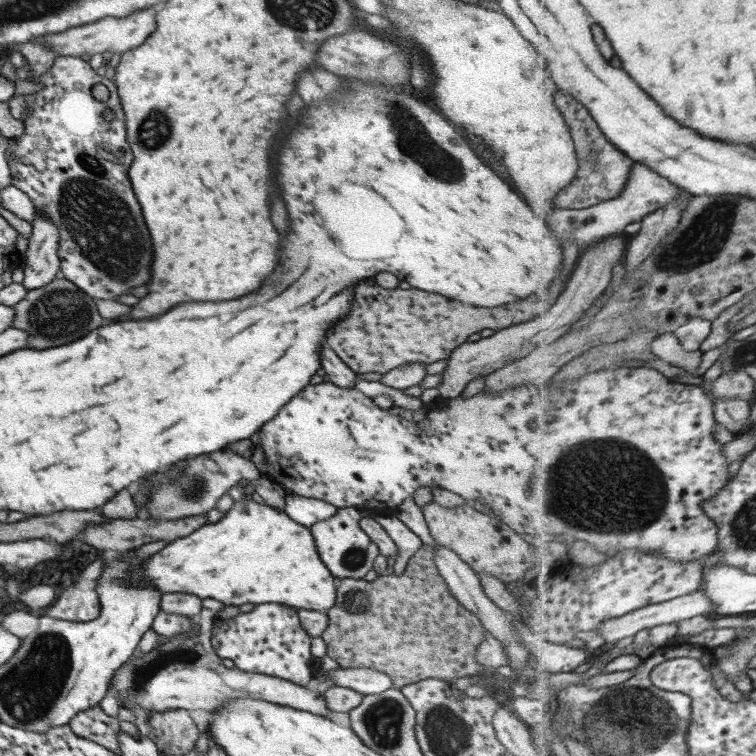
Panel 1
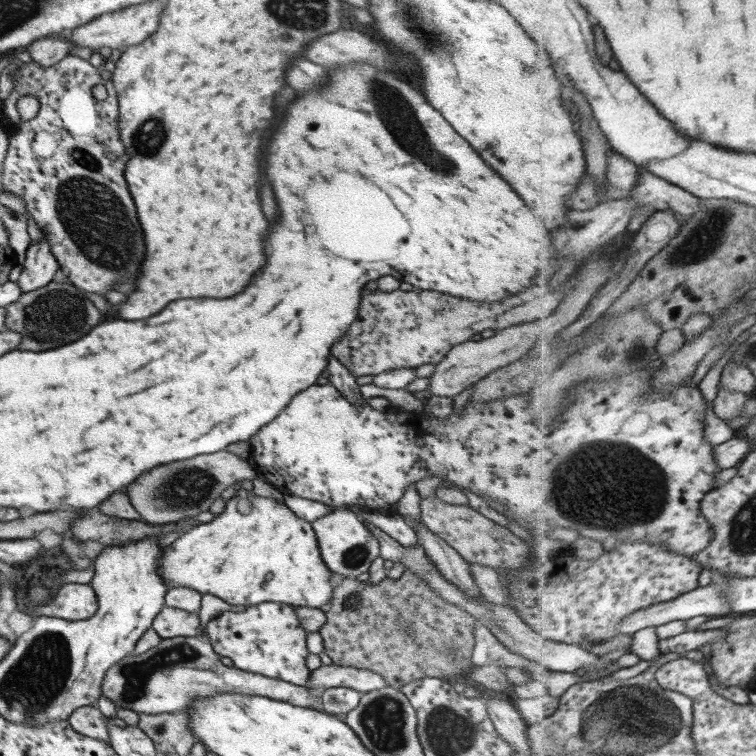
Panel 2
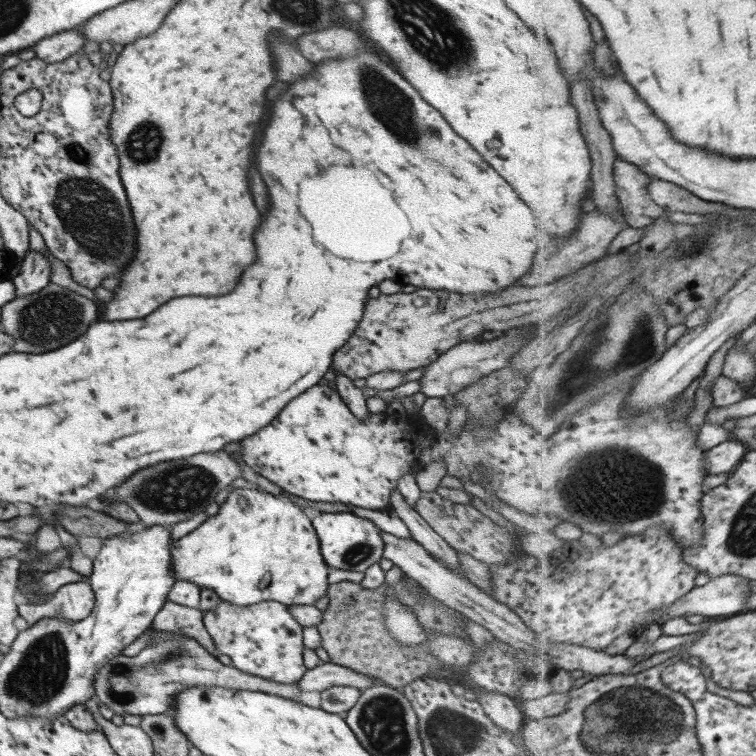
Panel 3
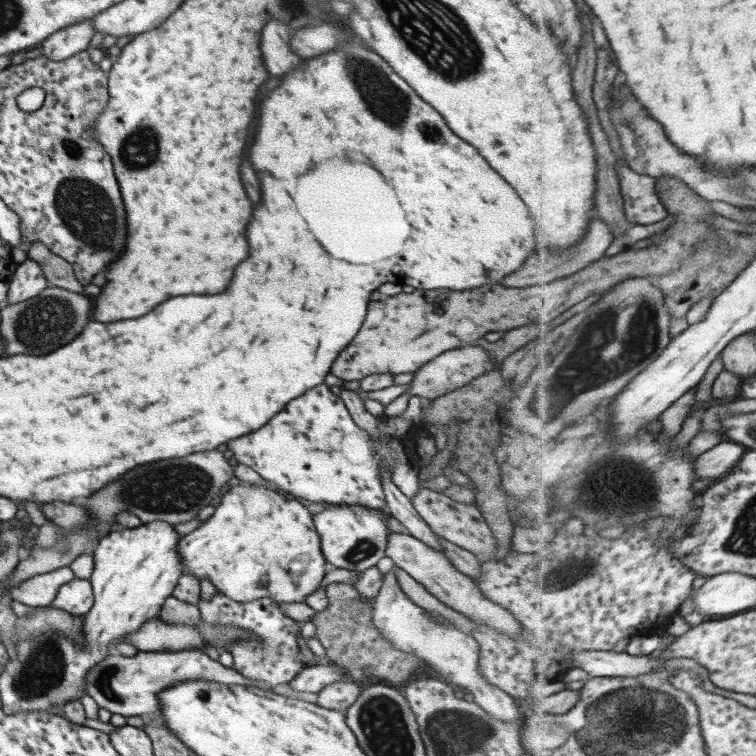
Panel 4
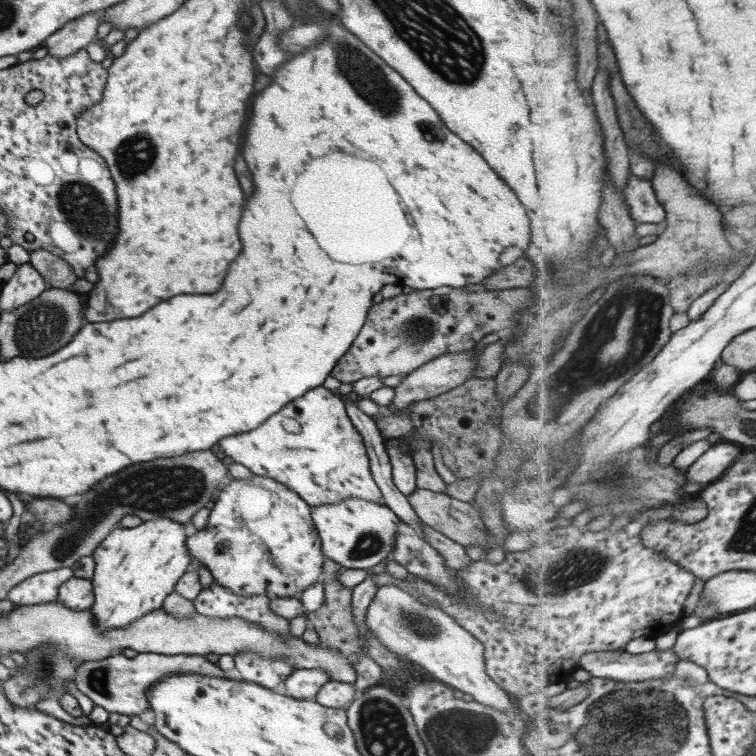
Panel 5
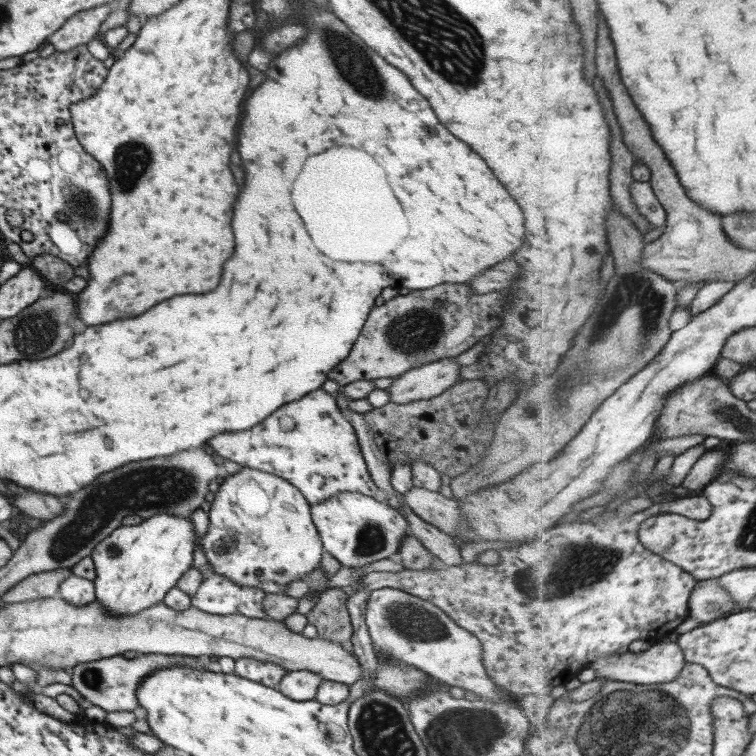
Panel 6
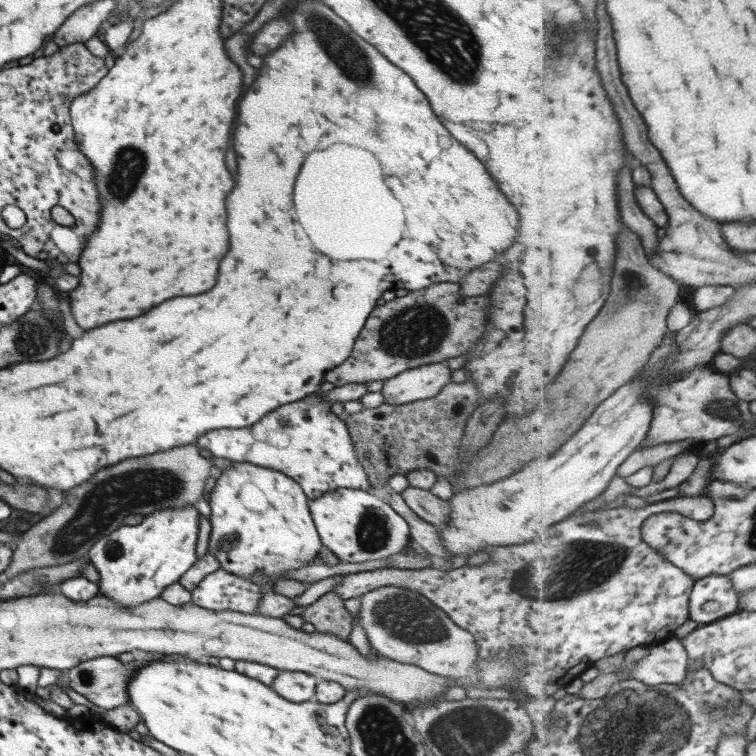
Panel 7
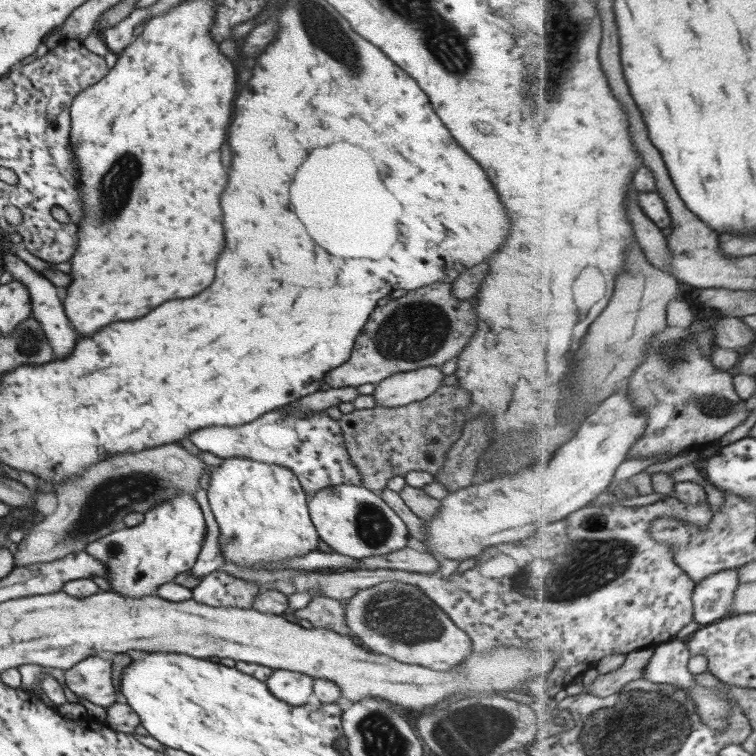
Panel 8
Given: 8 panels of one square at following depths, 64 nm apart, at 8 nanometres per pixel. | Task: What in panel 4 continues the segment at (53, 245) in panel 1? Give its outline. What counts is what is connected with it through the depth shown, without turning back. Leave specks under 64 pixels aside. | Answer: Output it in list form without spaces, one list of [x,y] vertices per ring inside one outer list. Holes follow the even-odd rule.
[[[28,257],[16,265],[16,269],[6,281],[7,297],[2,306],[33,298],[47,286],[39,264]]]

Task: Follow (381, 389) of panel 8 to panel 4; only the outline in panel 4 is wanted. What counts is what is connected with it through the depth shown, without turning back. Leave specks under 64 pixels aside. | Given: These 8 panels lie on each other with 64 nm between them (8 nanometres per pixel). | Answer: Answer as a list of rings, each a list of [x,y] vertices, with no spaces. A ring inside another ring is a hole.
[[[461,346],[461,348],[451,349],[433,358],[429,363],[419,368],[411,378],[411,382],[406,385],[406,392],[399,394],[399,397],[387,403],[382,410],[384,416],[396,417],[403,413],[408,398],[416,396],[423,401],[442,396],[464,386],[467,382],[485,373],[489,373],[490,360],[486,351],[481,346]]]

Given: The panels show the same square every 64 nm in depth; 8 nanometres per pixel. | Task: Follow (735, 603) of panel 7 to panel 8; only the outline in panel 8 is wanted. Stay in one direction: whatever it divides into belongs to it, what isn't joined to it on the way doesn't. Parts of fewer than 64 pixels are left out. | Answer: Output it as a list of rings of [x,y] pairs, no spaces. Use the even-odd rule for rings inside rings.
[[[739,569],[721,571],[697,583],[693,592],[695,616],[700,625],[715,623],[715,620],[730,614],[735,601],[735,591],[740,585]]]

